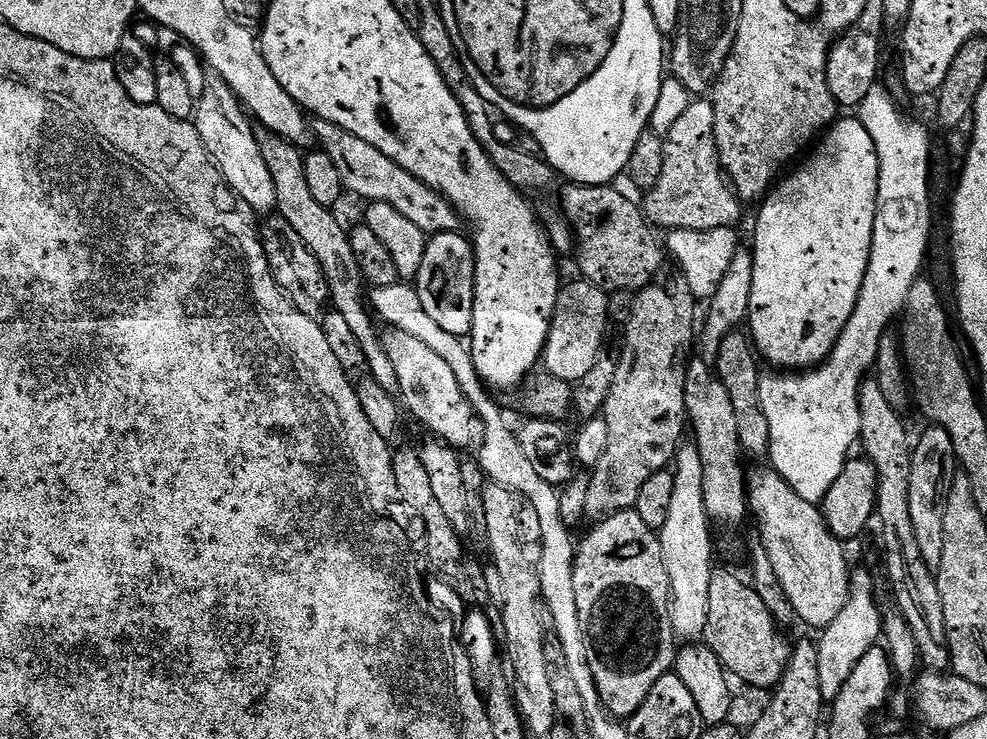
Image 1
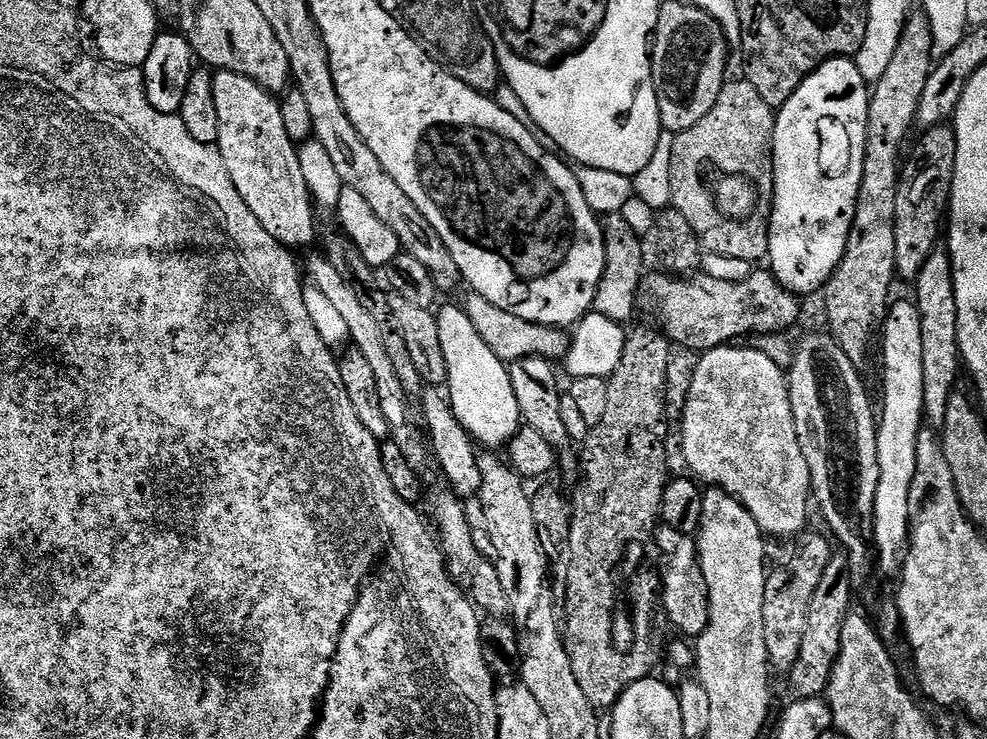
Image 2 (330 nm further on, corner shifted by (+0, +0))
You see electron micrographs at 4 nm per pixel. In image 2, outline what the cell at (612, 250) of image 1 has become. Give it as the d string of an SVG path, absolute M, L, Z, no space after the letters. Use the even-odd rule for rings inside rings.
M753 270L744 281L726 282L720 278L712 278L705 274L696 274L691 278L677 278L675 275L665 274L663 271L645 275L639 290L642 304L656 315L655 323L661 332L668 337L673 345L681 344L695 354L703 354L731 345L739 336L747 332L755 334L780 334L800 316L800 304L795 292L788 292L772 275L771 271Z

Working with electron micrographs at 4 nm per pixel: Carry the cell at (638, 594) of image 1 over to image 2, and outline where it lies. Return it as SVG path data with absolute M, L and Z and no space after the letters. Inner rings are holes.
M531 356L521 360L511 361L508 373L510 374L510 386L514 386L514 398L518 398L518 410L520 419L527 427L538 430L546 442L555 448L558 453L558 464L561 469L568 472L576 472L578 468L578 456L575 451L571 452L568 447L573 447L573 440L566 432L565 423L561 417L562 388L556 381L556 372L553 361L541 356Z

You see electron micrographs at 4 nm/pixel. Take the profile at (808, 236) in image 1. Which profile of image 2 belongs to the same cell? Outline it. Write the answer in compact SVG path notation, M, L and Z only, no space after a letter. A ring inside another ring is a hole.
M835 56L817 66L776 112L772 135L774 198L768 223L766 260L772 263L770 271L777 282L788 292L795 292L797 297L819 293L834 274L838 262L842 262L842 254L846 254L858 190L862 186L869 99L869 81L862 78L855 59Z

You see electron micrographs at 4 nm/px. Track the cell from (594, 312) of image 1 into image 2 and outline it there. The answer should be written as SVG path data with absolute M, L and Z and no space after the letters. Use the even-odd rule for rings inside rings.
M469 291L468 297L462 300L464 313L474 322L474 330L478 330L478 338L498 354L498 358L505 362L541 356L553 362L563 361L572 345L571 335L563 328L542 326L534 322L526 322L526 318L518 318L518 314L510 314L502 310L502 306L494 306L494 302L486 302L477 292Z

